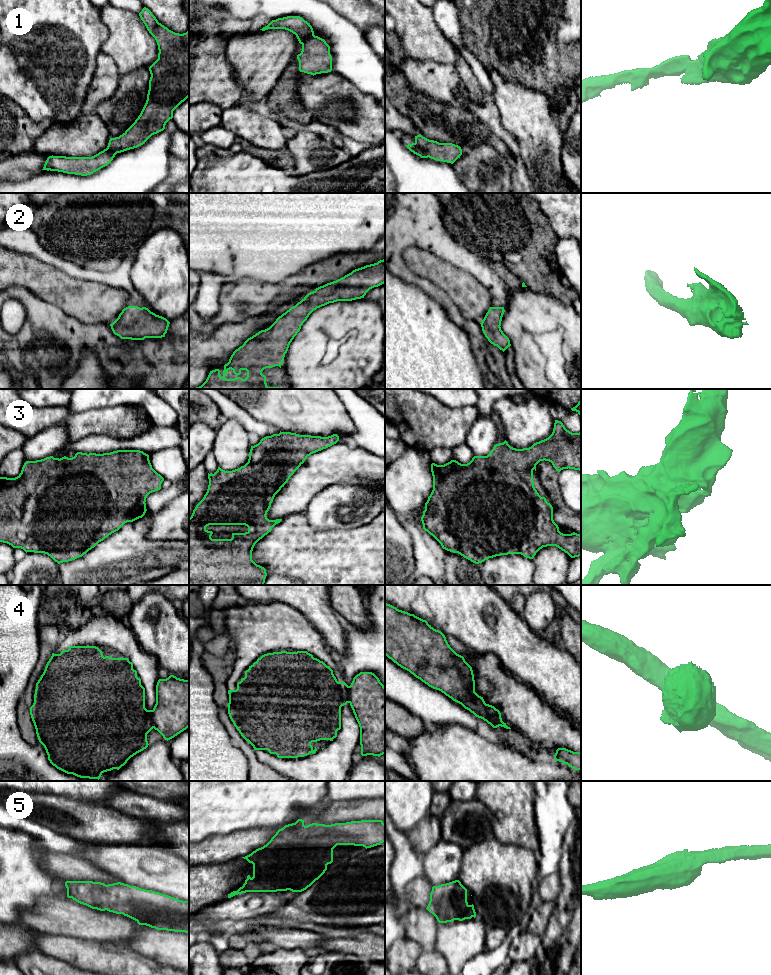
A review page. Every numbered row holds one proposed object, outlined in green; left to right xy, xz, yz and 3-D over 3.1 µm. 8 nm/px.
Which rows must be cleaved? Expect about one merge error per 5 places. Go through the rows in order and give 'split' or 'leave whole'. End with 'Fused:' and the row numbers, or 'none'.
1: leave whole
2: leave whole
3: leave whole
4: split
5: leave whole
Fused: 4

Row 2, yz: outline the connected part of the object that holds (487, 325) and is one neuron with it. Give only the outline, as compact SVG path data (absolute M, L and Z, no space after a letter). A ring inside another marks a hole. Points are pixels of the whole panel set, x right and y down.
M490 307L482 320L481 327L488 341L503 352L511 346L509 338L501 330L504 307Z

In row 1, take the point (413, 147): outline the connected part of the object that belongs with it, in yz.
M421 134L415 136L415 142L406 145L414 154L421 158L431 158L436 161L443 161L453 164L462 155L460 146L452 143L439 143L429 140Z

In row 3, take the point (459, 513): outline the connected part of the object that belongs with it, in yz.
M555 420L552 434L548 438L534 443L529 448L516 449L511 447L505 440L503 443L494 445L487 456L474 456L467 464L461 464L456 460L451 460L444 465L432 463L431 472L433 476L433 490L425 503L425 510L421 517L423 529L432 535L441 544L443 549L458 553L475 564L482 563L489 558L508 554L521 554L526 558L533 559L540 549L547 546L556 546L567 553L571 558L581 556L581 535L575 532L571 534L563 534L559 531L558 525L553 520L552 505L547 502L545 497L541 497L534 487L533 471L536 471L536 465L544 460L551 462L558 472L568 468L579 470L581 472L581 432L572 433L565 428L561 421Z

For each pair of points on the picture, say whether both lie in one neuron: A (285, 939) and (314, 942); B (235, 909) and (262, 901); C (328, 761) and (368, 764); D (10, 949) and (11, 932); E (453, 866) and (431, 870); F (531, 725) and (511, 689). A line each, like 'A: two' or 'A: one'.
A: one
B: one
C: two
D: one
E: one
F: one

